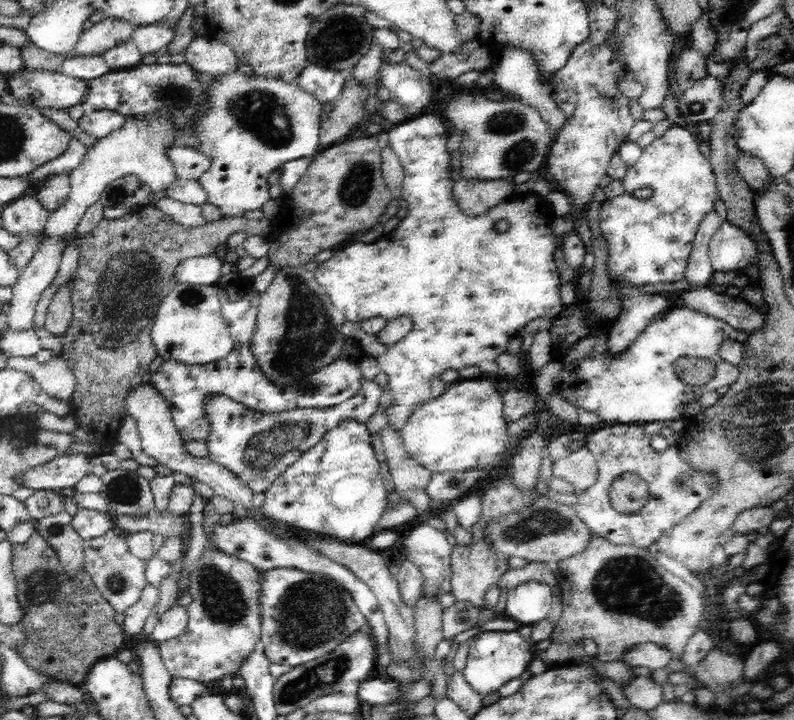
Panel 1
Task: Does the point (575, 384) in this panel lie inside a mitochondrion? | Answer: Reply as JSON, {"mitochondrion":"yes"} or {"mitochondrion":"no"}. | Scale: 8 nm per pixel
{"mitochondrion":"no"}

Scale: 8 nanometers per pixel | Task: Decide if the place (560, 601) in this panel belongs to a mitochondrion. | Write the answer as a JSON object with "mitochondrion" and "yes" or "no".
{"mitochondrion":"no"}

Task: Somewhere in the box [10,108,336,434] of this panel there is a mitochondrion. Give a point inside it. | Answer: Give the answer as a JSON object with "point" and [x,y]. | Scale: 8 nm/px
{"point":[108,296]}

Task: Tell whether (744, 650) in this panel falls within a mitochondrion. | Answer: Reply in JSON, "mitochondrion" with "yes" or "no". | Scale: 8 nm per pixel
{"mitochondrion":"no"}

